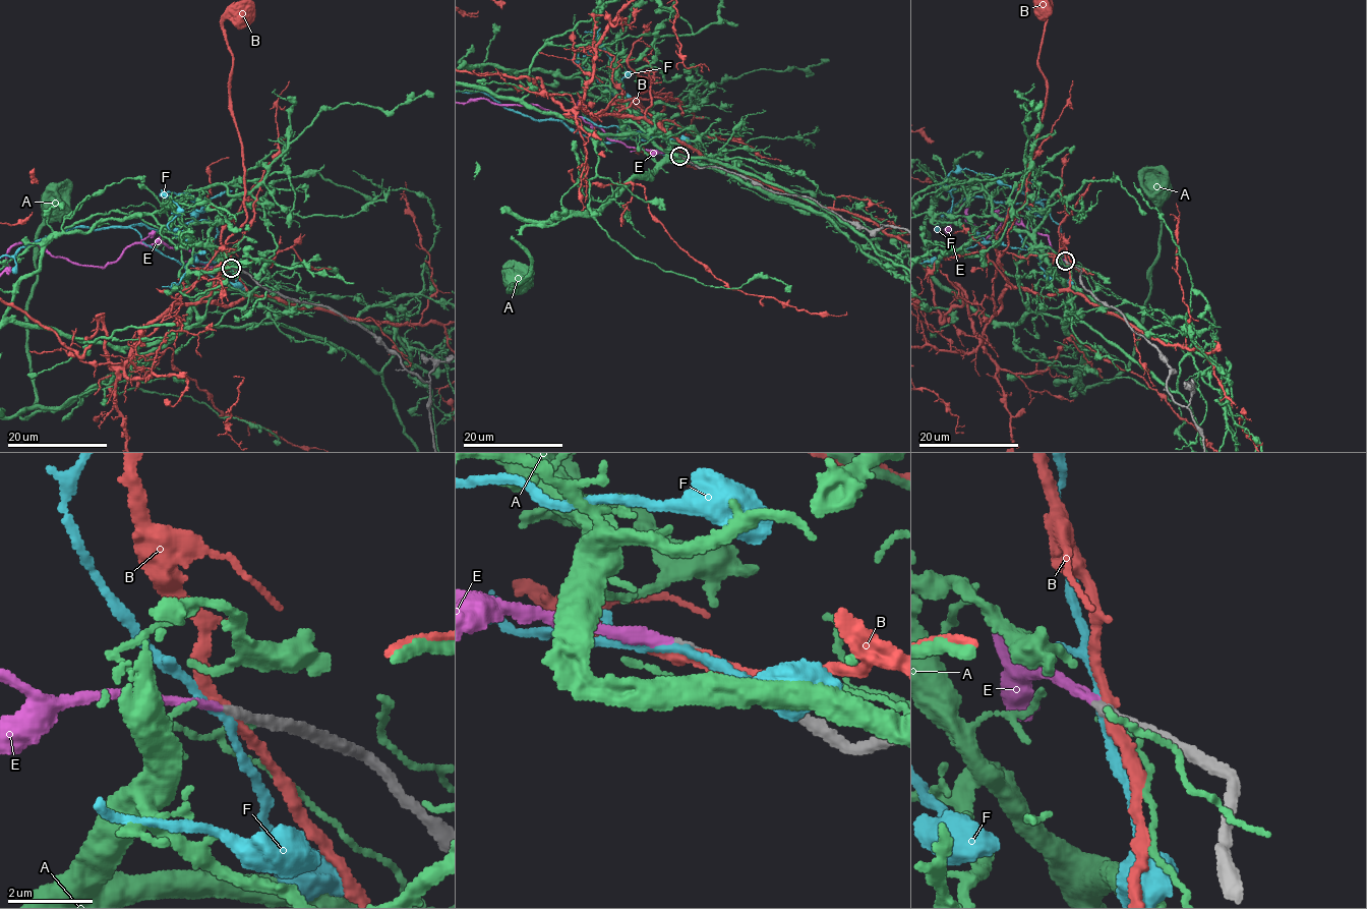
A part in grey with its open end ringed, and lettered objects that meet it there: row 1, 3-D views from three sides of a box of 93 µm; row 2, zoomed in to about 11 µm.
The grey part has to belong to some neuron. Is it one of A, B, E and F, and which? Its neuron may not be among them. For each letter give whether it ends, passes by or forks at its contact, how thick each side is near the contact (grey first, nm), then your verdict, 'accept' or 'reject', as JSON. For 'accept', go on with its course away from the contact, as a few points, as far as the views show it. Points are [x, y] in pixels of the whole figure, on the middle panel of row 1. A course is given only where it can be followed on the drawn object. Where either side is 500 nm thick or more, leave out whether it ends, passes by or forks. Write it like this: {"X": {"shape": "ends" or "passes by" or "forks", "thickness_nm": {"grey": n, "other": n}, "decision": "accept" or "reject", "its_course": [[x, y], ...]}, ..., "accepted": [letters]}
{"A": {"shape": "passes by", "thickness_nm": {"grey": 240, "other": 90}, "decision": "reject"}, "B": {"shape": "passes by", "thickness_nm": {"grey": 260, "other": 260}, "decision": "reject"}, "E": {"shape": "ends", "thickness_nm": {"grey": 220, "other": 200}, "decision": "accept"}, "F": {"shape": "passes by", "thickness_nm": {"grey": 240, "other": 180}, "decision": "reject"}, "accepted": ["E"]}

